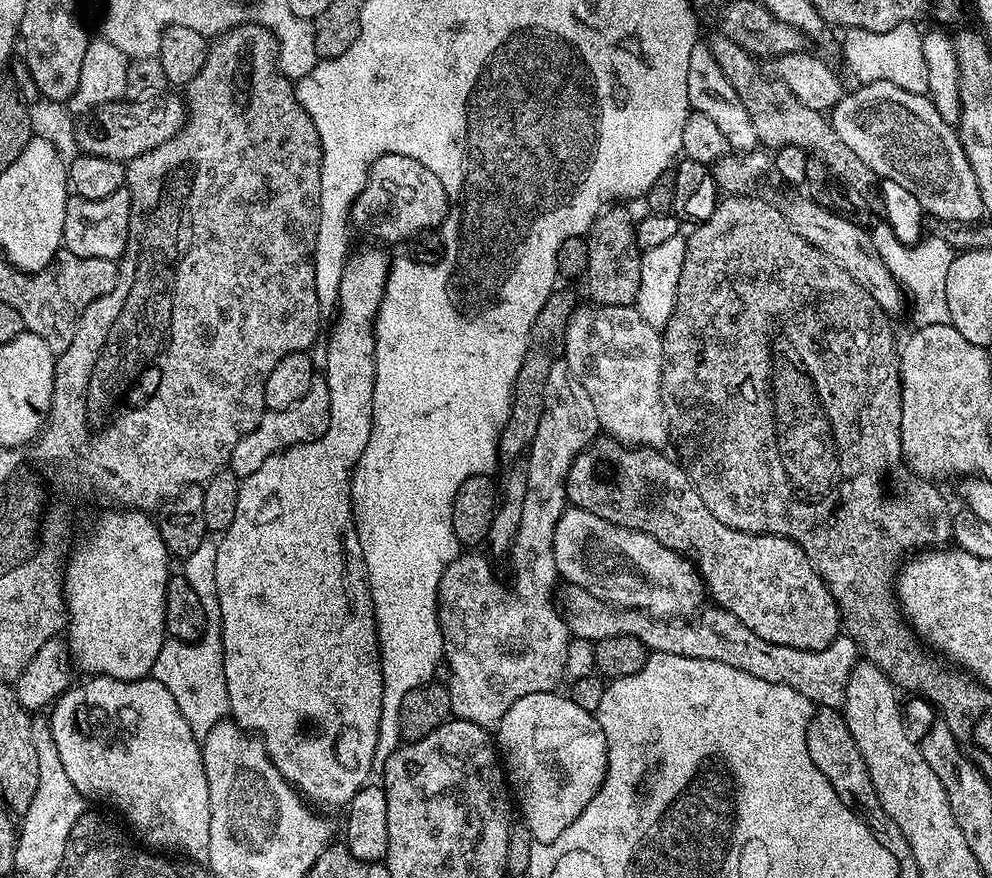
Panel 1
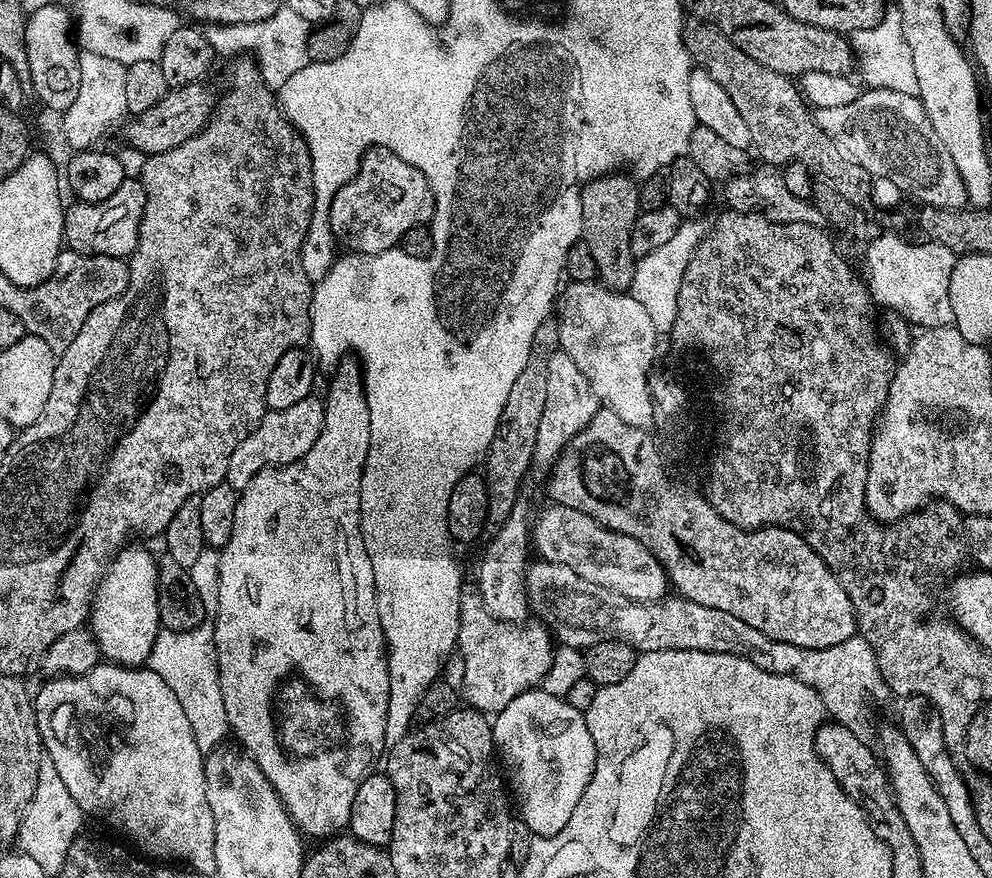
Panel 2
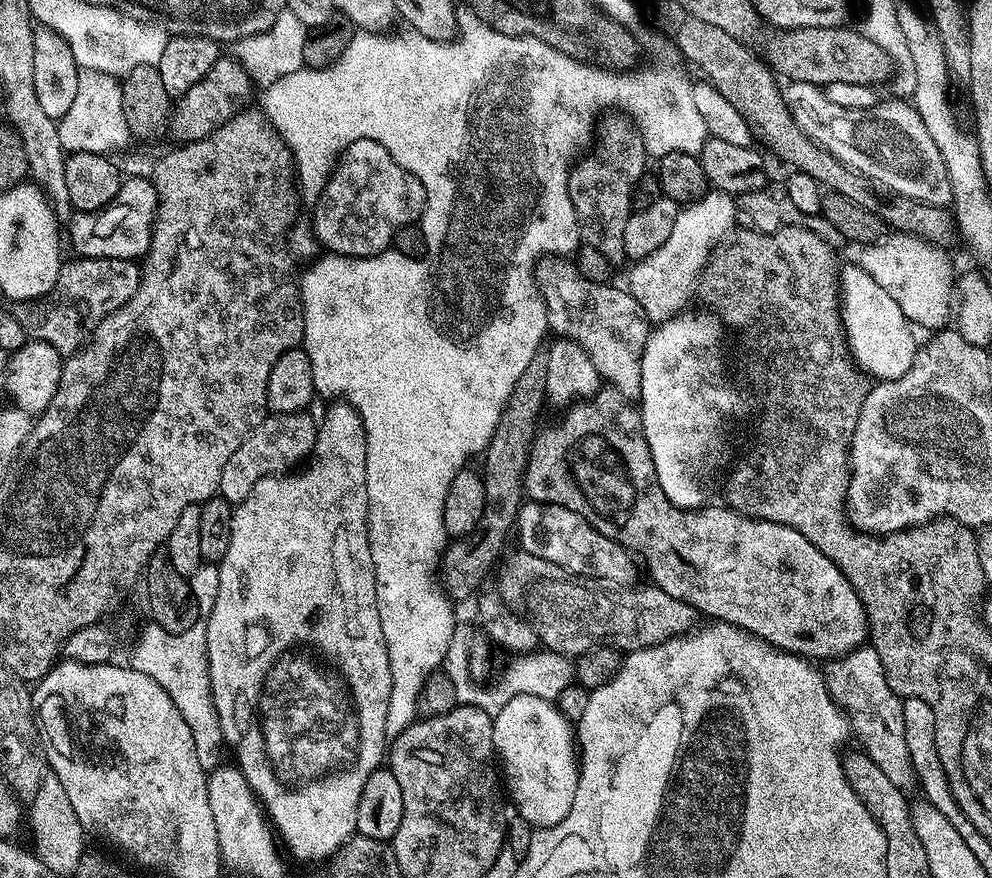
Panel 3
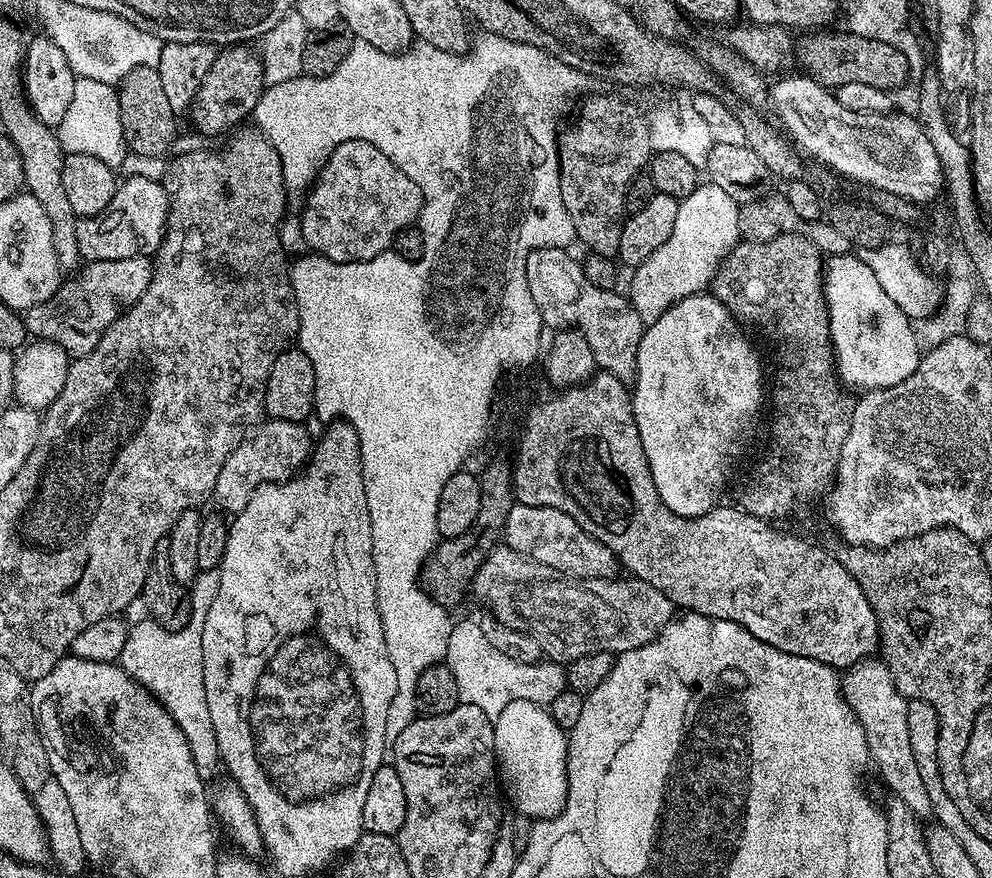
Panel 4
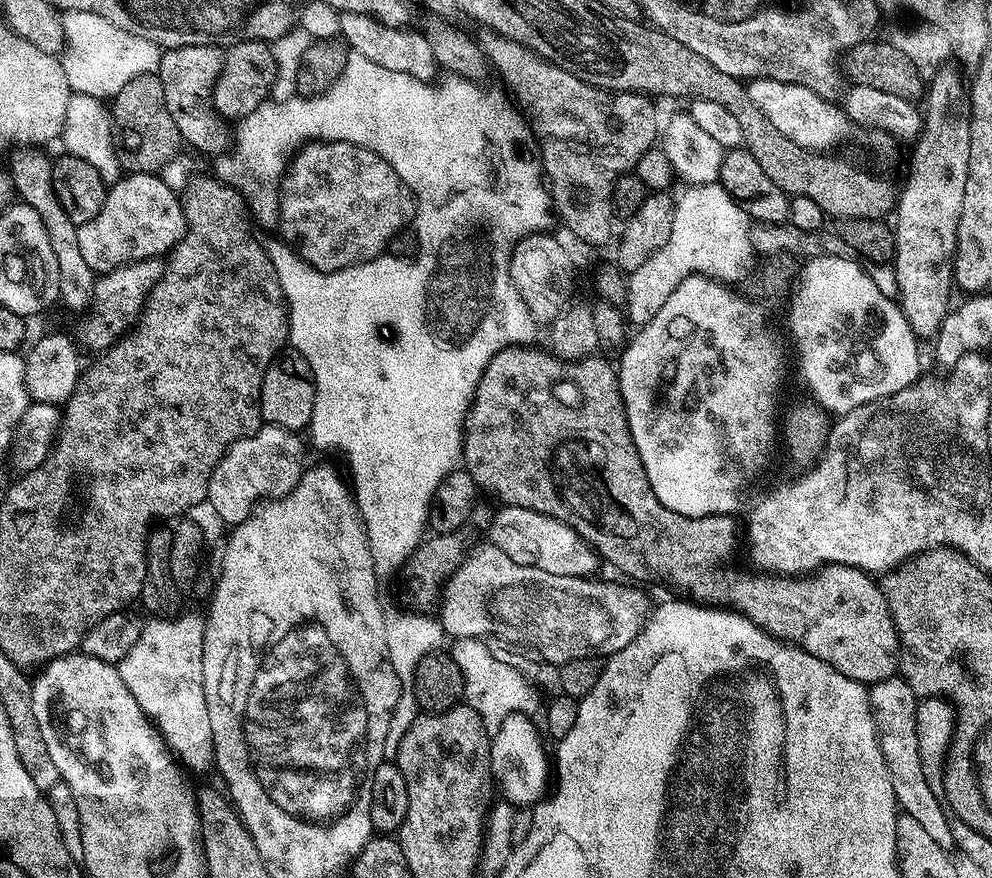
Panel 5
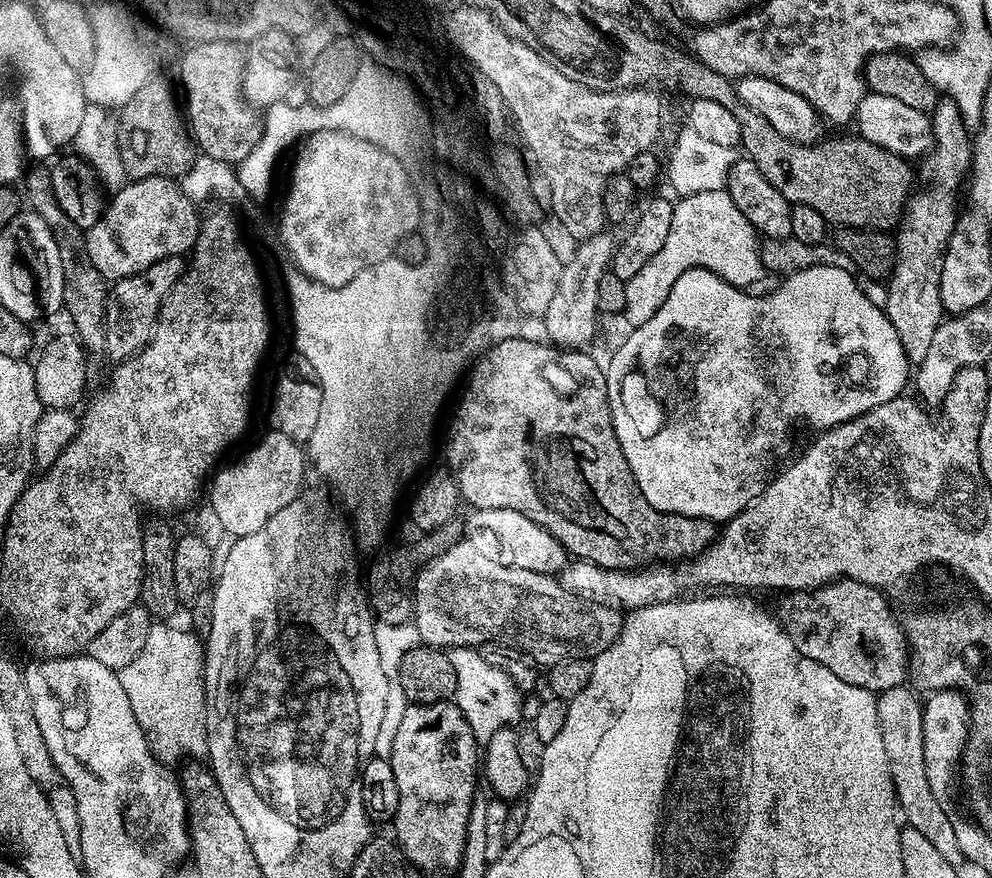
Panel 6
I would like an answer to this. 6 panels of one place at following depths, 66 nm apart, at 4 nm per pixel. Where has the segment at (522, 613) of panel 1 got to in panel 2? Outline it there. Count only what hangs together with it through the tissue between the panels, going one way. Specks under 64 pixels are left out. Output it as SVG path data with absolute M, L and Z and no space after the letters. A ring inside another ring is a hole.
M562 350L556 352L546 366L546 407L542 409L542 422L538 422L538 442L534 442L533 465L537 469L551 470L564 447L587 426L597 410L598 398L592 392L586 374L578 370L578 362L574 362L574 358ZM464 594L460 597L456 648L464 663L462 696L468 699L465 700L467 707L475 708L477 712L495 714L510 706L518 694L535 689L543 681L552 665L554 637L539 622L528 622L521 626L495 620L485 610L479 595Z

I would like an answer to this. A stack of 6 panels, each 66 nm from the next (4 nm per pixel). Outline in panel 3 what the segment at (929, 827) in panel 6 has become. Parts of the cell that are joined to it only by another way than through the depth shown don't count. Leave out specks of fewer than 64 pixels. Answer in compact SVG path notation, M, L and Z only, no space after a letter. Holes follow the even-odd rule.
M861 646L852 652L847 652L844 656L829 659L825 664L828 665L824 670L822 668L824 684L836 707L847 716L851 735L860 739L859 747L875 762L878 770L882 770L882 774L886 774L886 778L894 782L894 786L907 789L908 783L913 783L914 773L910 750L906 750L906 722L904 721L906 704L898 694L894 694L894 690L890 690L890 682L886 682L886 674L882 670L882 662L878 654L871 646Z

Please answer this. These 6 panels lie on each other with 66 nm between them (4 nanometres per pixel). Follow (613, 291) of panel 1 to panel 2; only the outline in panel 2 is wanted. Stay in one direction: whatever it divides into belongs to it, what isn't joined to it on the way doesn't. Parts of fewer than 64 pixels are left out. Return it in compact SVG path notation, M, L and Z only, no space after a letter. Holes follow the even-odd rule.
M628 174L599 176L580 191L582 198L582 243L590 246L594 254L594 266L599 283L613 290L628 290L632 287L637 257L630 250L630 230L640 217L640 190L637 181Z

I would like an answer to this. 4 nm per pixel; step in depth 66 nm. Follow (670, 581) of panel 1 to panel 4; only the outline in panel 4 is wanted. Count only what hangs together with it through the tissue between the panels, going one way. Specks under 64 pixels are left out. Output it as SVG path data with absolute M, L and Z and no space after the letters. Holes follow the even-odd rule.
M513 504L510 518L506 518L502 540L518 554L534 562L542 562L542 566L550 566L566 576L579 576L582 580L606 580L615 577L618 572L616 555L610 549L602 546L598 538L582 530L582 526L578 526L570 514L562 514L562 510L554 510L550 506Z

